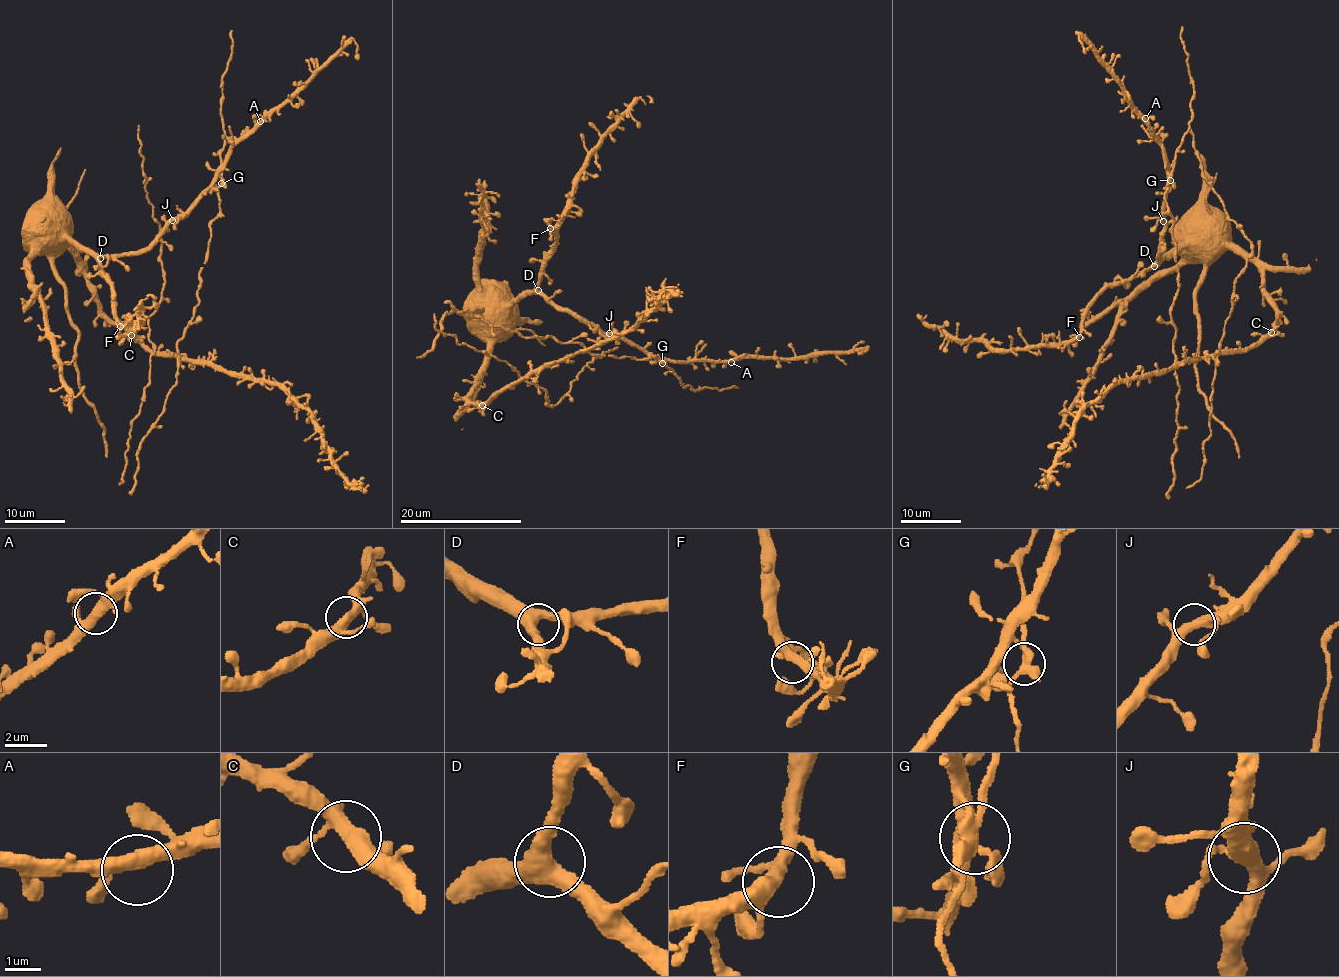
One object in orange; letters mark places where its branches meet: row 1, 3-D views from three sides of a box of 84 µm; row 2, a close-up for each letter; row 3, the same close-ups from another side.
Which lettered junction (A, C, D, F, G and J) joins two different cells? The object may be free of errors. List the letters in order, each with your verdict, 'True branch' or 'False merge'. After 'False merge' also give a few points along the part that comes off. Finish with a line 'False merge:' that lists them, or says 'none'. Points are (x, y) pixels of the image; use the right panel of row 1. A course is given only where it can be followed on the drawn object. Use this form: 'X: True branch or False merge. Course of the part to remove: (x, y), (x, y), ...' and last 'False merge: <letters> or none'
A: True branch
C: True branch
D: True branch
F: True branch
G: True branch
J: True branch
False merge: none

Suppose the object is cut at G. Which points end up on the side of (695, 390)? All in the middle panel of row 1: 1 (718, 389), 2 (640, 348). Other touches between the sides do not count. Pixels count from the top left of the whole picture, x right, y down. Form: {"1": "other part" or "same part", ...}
{"1": "same part", "2": "other part"}

